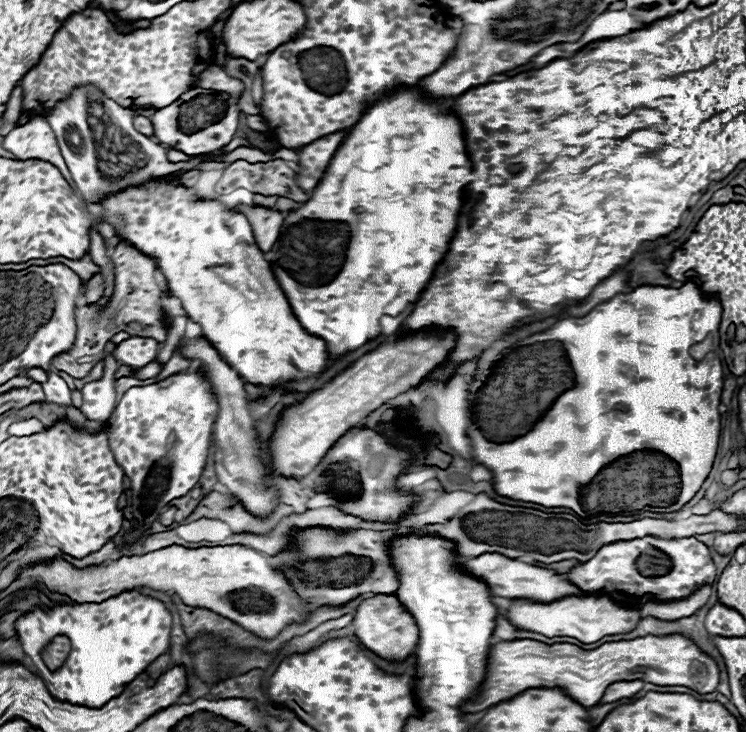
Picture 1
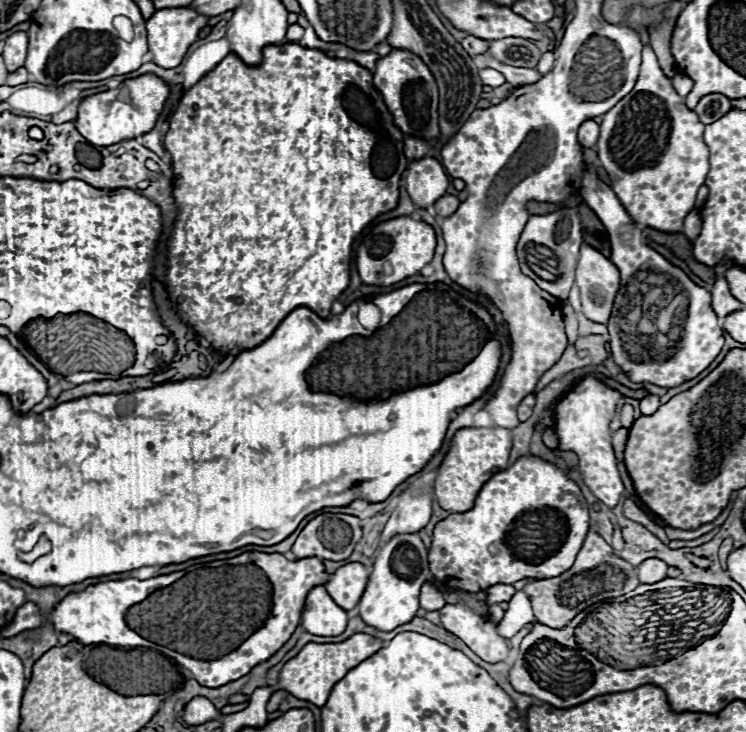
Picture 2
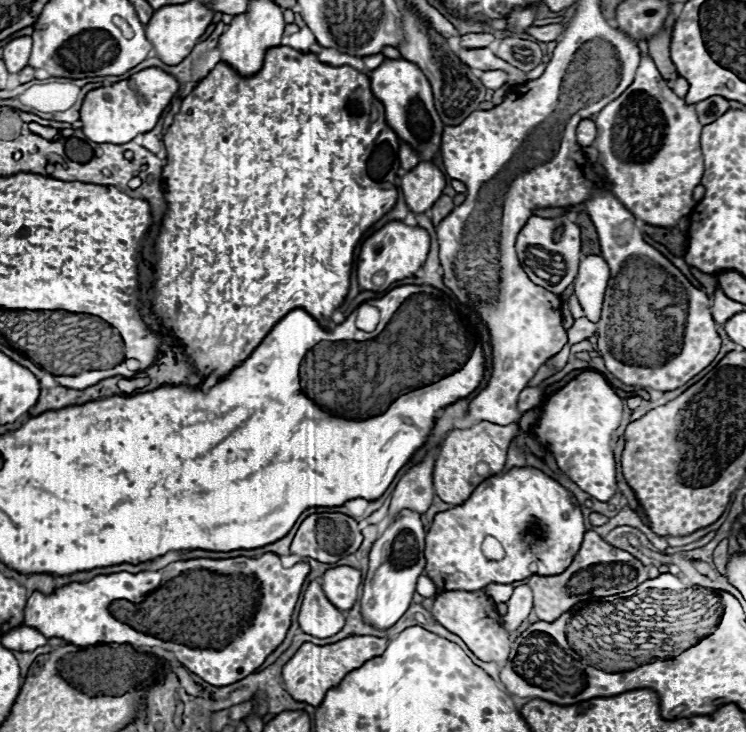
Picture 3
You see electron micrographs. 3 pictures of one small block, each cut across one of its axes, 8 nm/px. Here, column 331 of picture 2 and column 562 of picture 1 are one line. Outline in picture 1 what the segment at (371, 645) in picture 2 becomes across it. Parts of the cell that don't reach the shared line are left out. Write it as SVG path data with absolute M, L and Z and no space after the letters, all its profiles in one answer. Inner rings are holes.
M668 634L668 636L644 636L634 640L618 640L618 642L606 642L594 650L582 650L576 644L542 644L534 640L512 640L512 642L498 642L490 648L488 656L488 672L486 680L482 682L480 694L476 700L470 700L462 706L464 712L480 712L486 710L492 704L498 704L502 700L510 700L530 688L560 688L566 692L574 702L582 706L594 706L608 684L620 682L620 680L644 680L658 686L688 686L696 688L698 692L714 692L720 684L720 668L714 658L704 654L696 642L684 634Z

